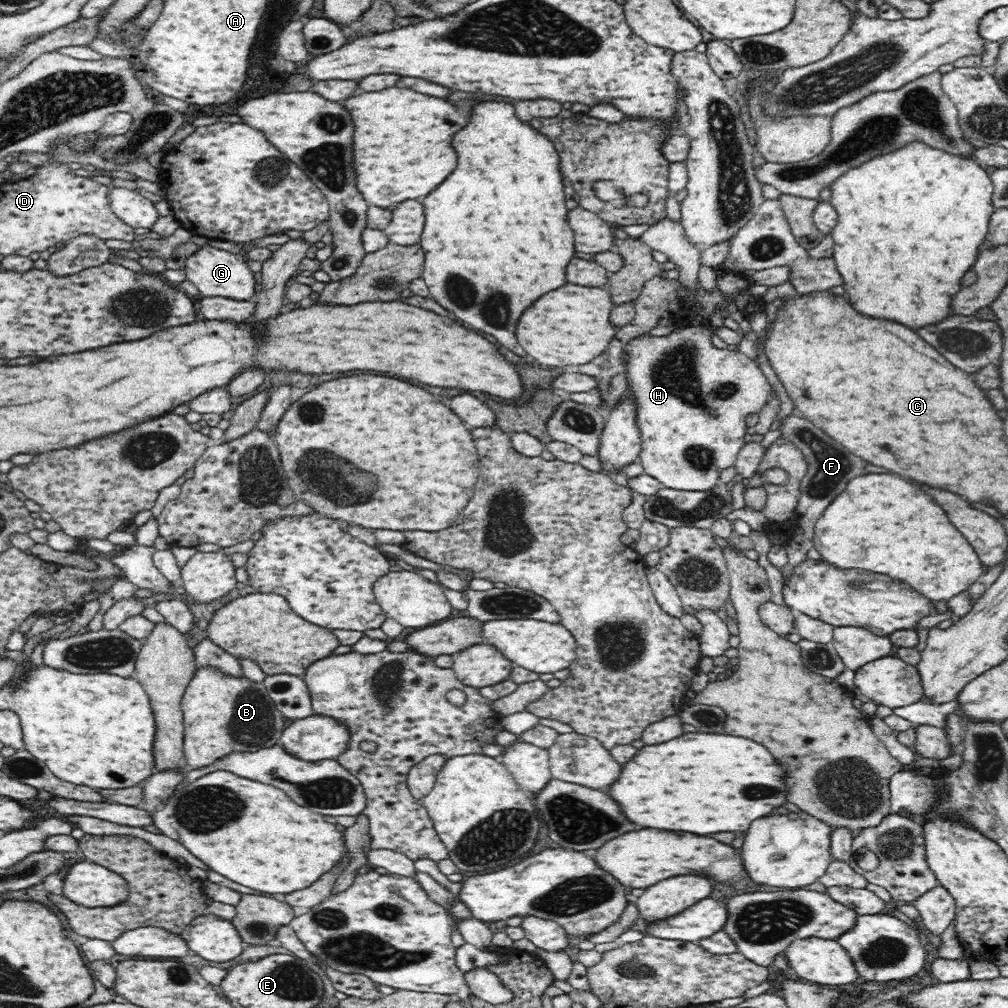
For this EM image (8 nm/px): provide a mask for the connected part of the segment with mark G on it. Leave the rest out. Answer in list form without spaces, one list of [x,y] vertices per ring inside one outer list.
[[[205,245],[185,260],[186,278],[196,286],[204,297],[222,297],[234,301],[253,300],[256,292],[256,278],[248,263],[227,250]]]

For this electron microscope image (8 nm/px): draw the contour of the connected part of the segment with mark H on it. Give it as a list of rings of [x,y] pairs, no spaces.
[[[708,326],[679,328],[669,336],[652,338],[643,335],[626,346],[630,355],[627,365],[628,385],[637,404],[637,425],[641,432],[641,452],[638,463],[644,473],[660,482],[662,488],[679,491],[707,491],[719,486],[720,472],[735,464],[744,446],[744,418],[764,406],[771,396],[772,386],[756,360],[742,352],[718,350],[712,346]]]

